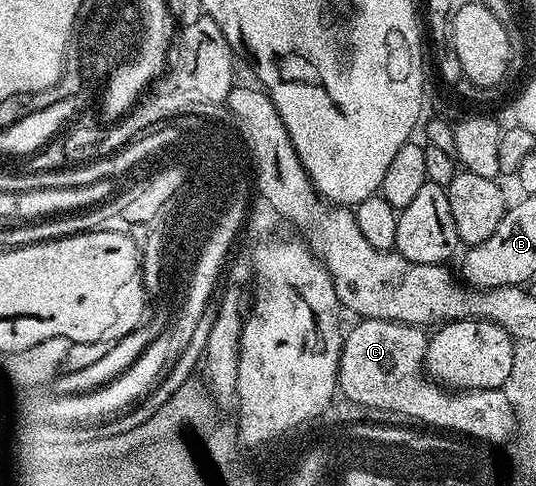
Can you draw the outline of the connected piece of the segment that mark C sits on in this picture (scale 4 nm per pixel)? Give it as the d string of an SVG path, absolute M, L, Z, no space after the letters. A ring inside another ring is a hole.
M361 319L357 321L357 324L355 324L350 331L348 328L347 334L344 336L341 344L341 360L339 361L339 369L337 370L337 386L340 394L342 396L345 394L351 402L358 403L361 407L374 407L377 411L394 411L397 415L406 415L409 419L418 419L421 423L430 423L433 427L429 427L433 429L443 429L439 427L446 427L446 429L444 429L446 432L456 433L458 436L468 437L473 441L484 441L489 445L494 445L493 443L499 443L499 445L504 444L507 440L509 431L512 429L510 426L510 410L513 408L512 404L509 403L508 397L505 396L505 392L501 389L492 391L491 389L483 388L477 390L454 390L436 381L430 381L427 378L426 372L423 370L425 366L426 342L426 332L422 330L422 328L412 327L410 323L396 323L395 321L387 321L386 319Z

